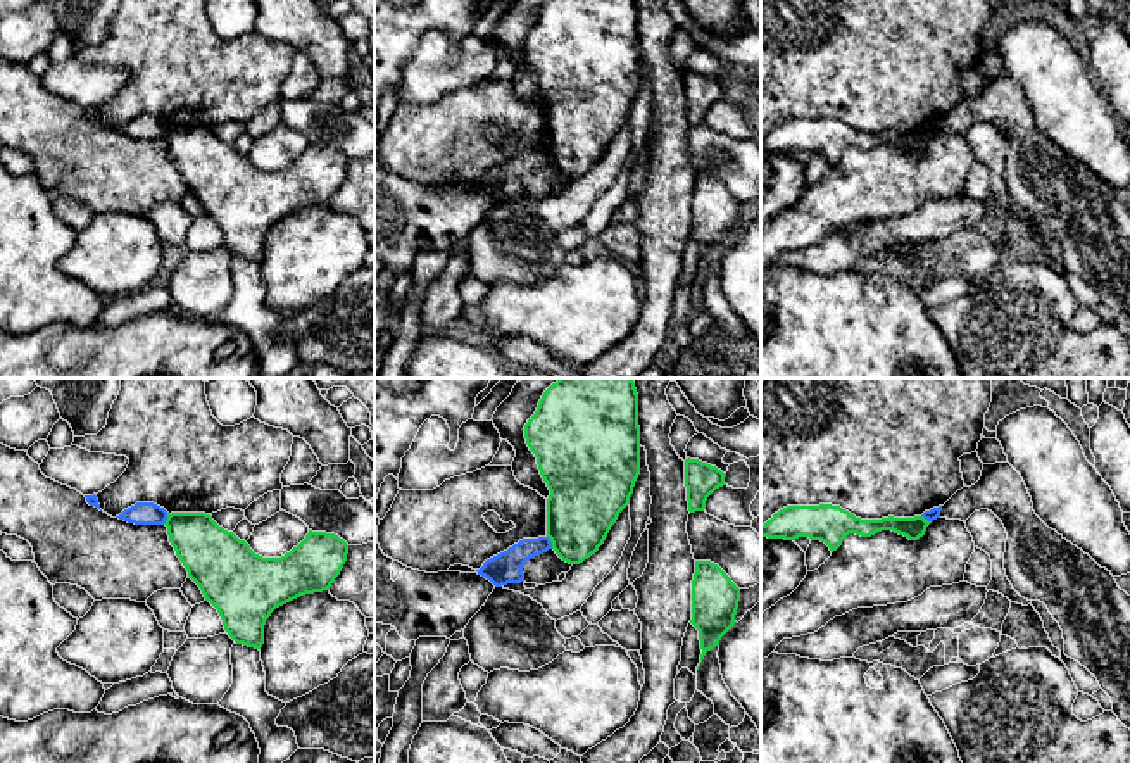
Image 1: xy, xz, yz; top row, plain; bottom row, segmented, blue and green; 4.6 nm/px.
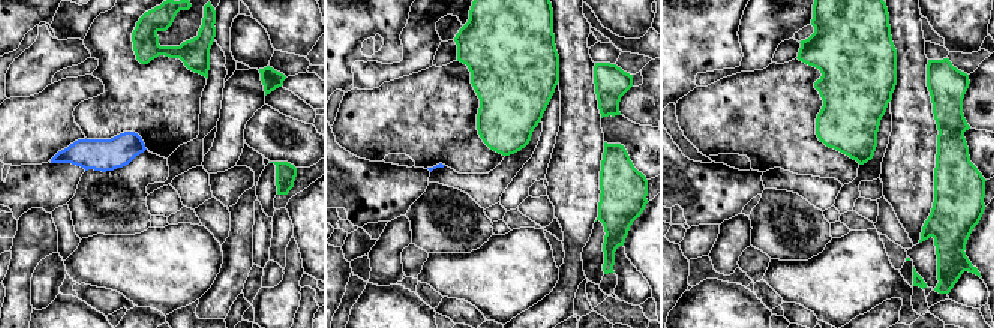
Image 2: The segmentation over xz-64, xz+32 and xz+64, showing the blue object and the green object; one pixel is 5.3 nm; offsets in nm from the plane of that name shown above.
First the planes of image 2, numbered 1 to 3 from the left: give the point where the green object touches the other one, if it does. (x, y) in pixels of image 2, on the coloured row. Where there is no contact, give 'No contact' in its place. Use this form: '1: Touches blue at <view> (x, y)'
1: No contact
2: No contact
3: No contact

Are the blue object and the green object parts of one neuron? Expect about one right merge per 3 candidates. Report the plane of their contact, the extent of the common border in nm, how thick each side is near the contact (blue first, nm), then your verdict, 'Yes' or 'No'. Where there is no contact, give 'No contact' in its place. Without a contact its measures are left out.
Touches blue in xz. Shared border 70 nm. Thickness 150 nm (blue) against 340 nm. No

